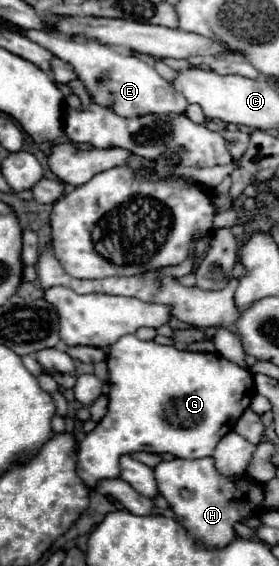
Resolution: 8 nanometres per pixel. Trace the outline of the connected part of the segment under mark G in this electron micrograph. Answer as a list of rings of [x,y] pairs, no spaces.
[[[126,334],[108,348],[108,412],[98,426],[84,436],[78,444],[78,476],[88,488],[94,488],[98,480],[120,476],[120,456],[132,452],[170,452],[176,458],[206,458],[212,456],[218,440],[226,436],[242,412],[250,406],[254,396],[254,374],[248,368],[234,366],[234,362],[222,358],[218,352],[188,352],[174,346],[160,346],[152,340],[138,340],[134,334]]]

